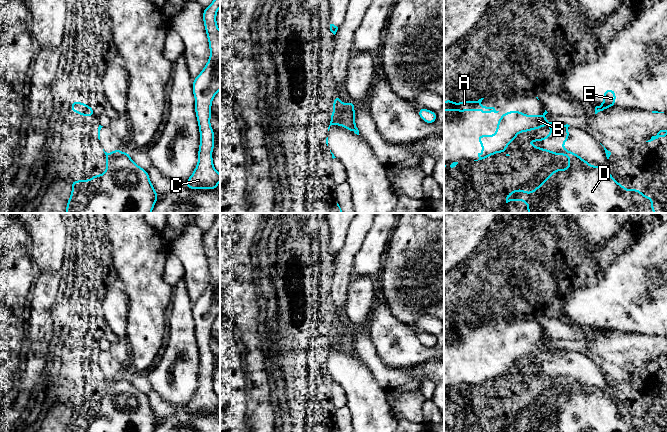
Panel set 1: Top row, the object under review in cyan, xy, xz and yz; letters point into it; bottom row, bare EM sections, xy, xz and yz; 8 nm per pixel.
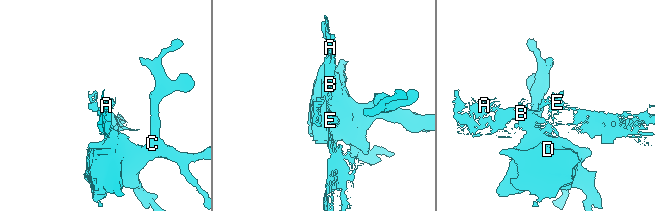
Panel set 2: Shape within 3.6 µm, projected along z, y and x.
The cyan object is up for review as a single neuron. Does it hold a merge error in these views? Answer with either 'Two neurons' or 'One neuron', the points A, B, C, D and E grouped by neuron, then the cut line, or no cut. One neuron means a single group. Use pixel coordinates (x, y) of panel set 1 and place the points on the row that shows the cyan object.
Two neurons. Groups: A B E / C D. Split along xy (117, 154), (106, 157)

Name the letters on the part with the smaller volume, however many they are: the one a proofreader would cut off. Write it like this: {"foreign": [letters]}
{"foreign": ["A", "B", "E"]}

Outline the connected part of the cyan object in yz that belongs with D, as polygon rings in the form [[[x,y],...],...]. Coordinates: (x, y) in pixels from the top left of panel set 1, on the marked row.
[[[569,157],[567,169],[554,169],[530,193],[526,193],[524,189],[510,191],[506,203],[510,201],[526,201],[528,213],[657,213],[653,210],[653,197],[643,195],[638,189],[627,190],[603,166],[591,167],[586,160],[575,157]]]

